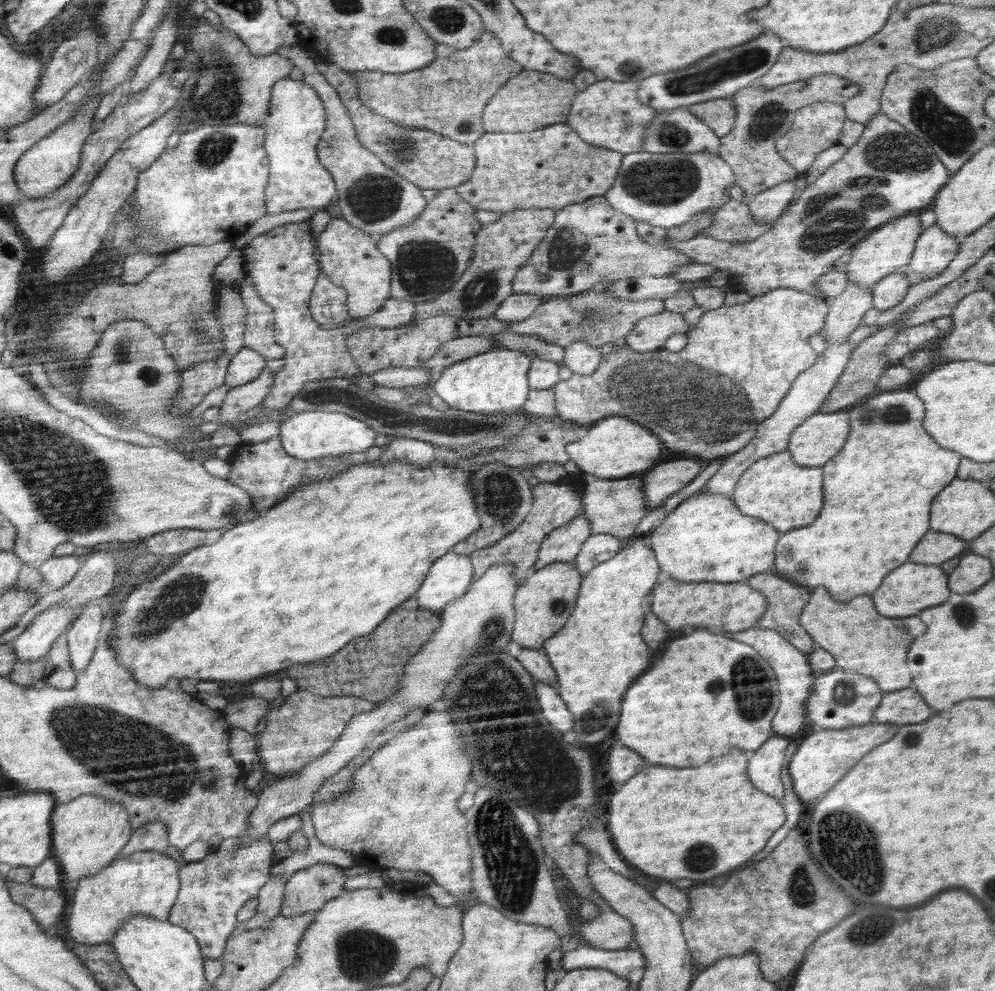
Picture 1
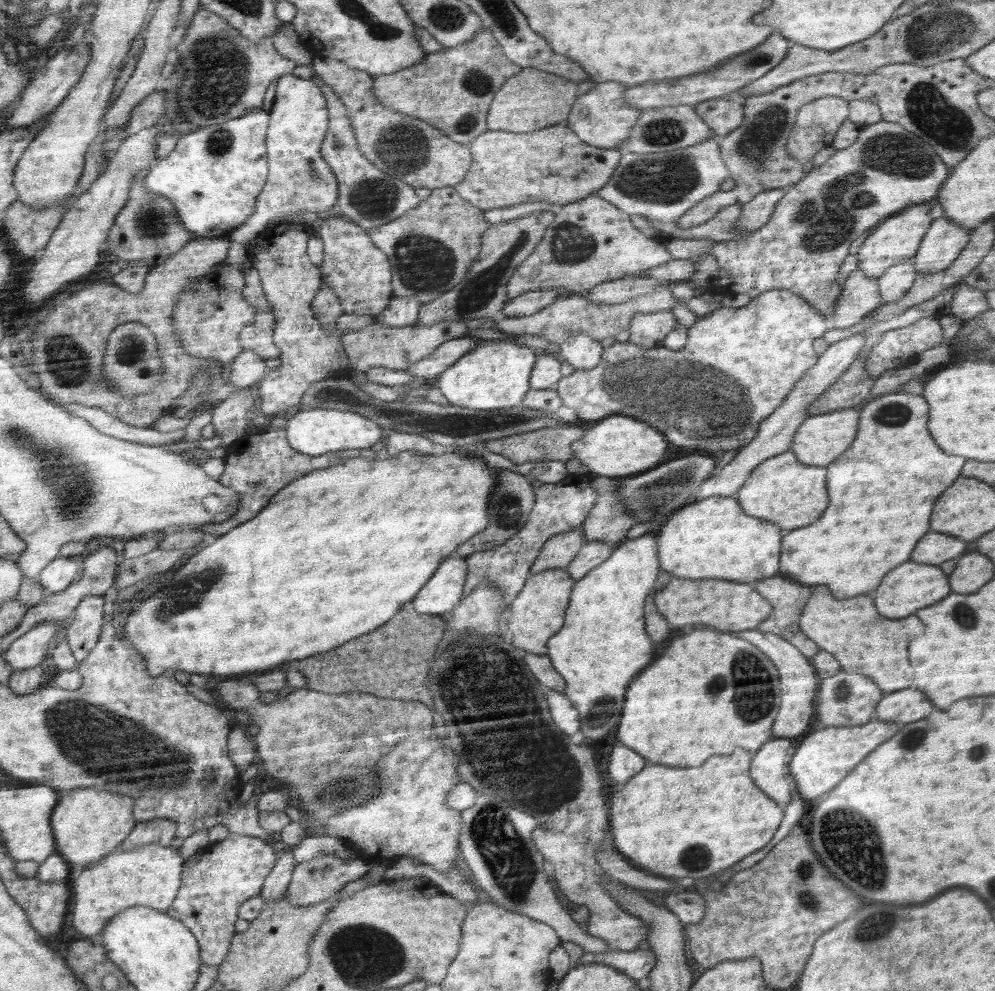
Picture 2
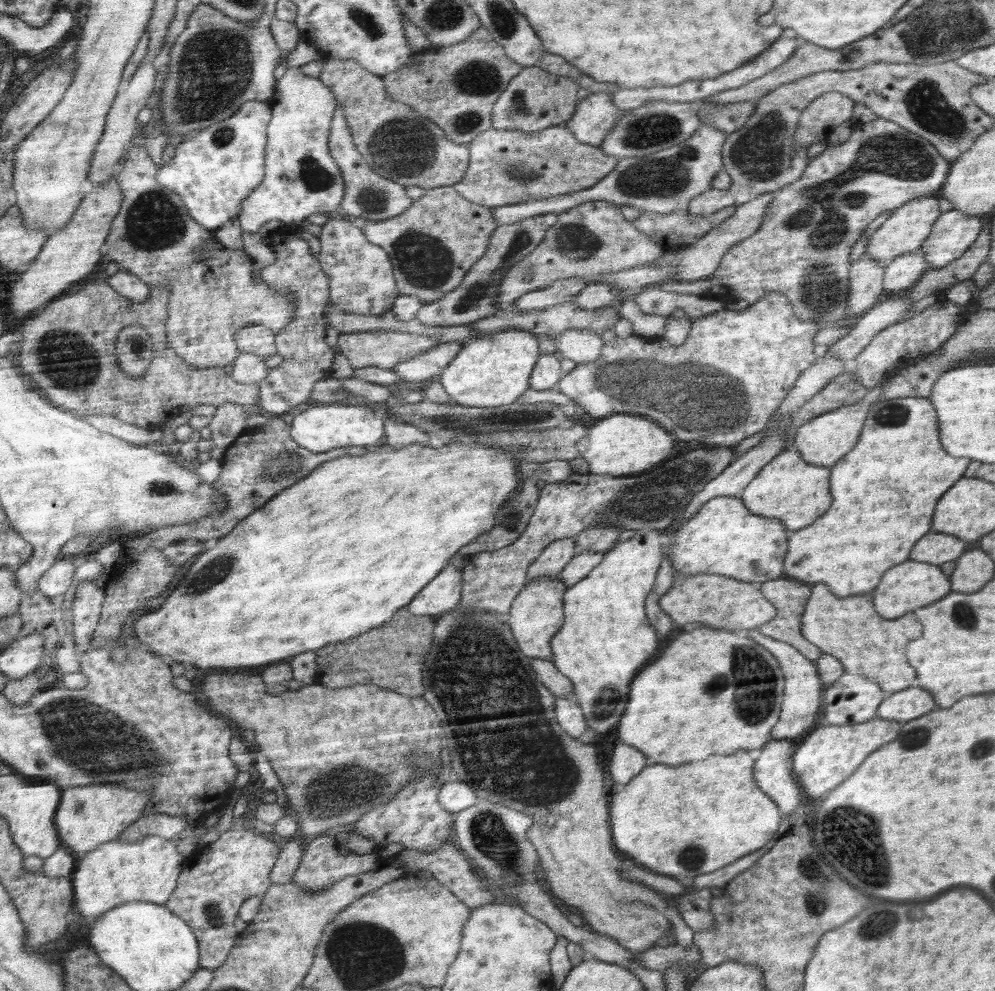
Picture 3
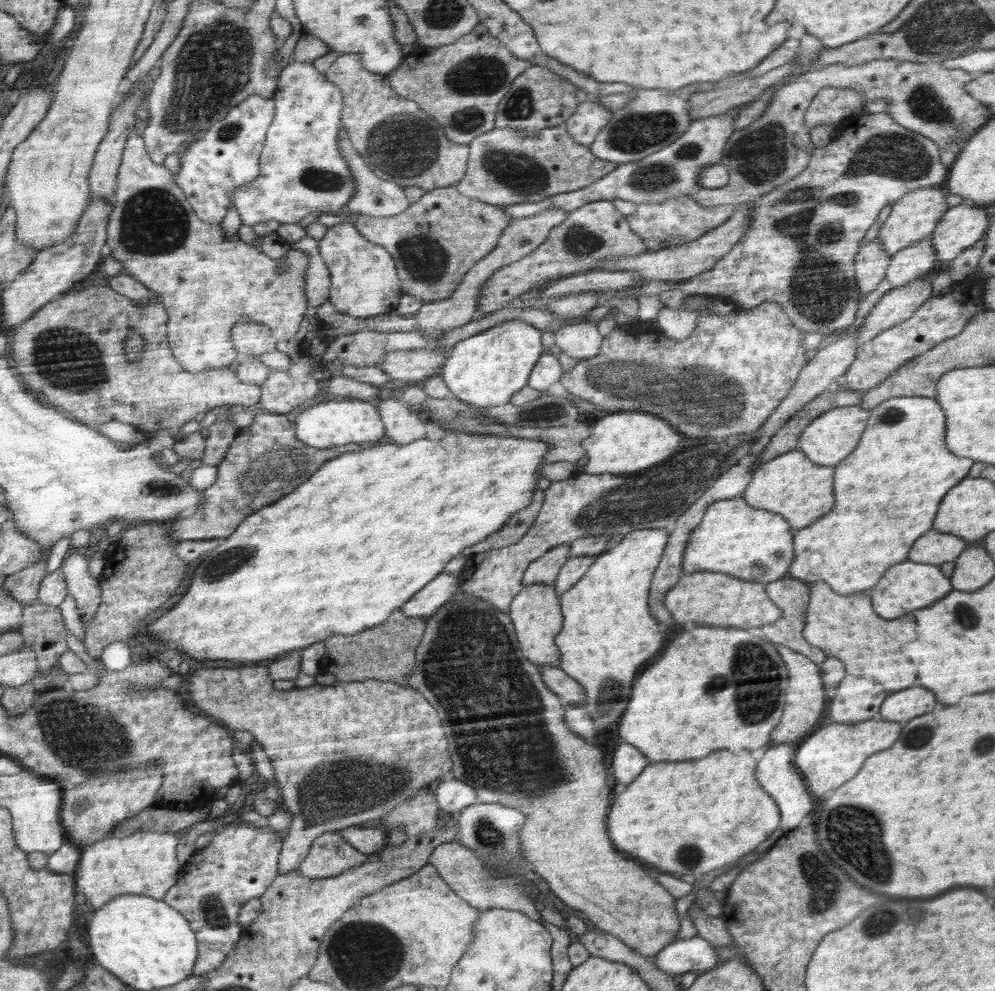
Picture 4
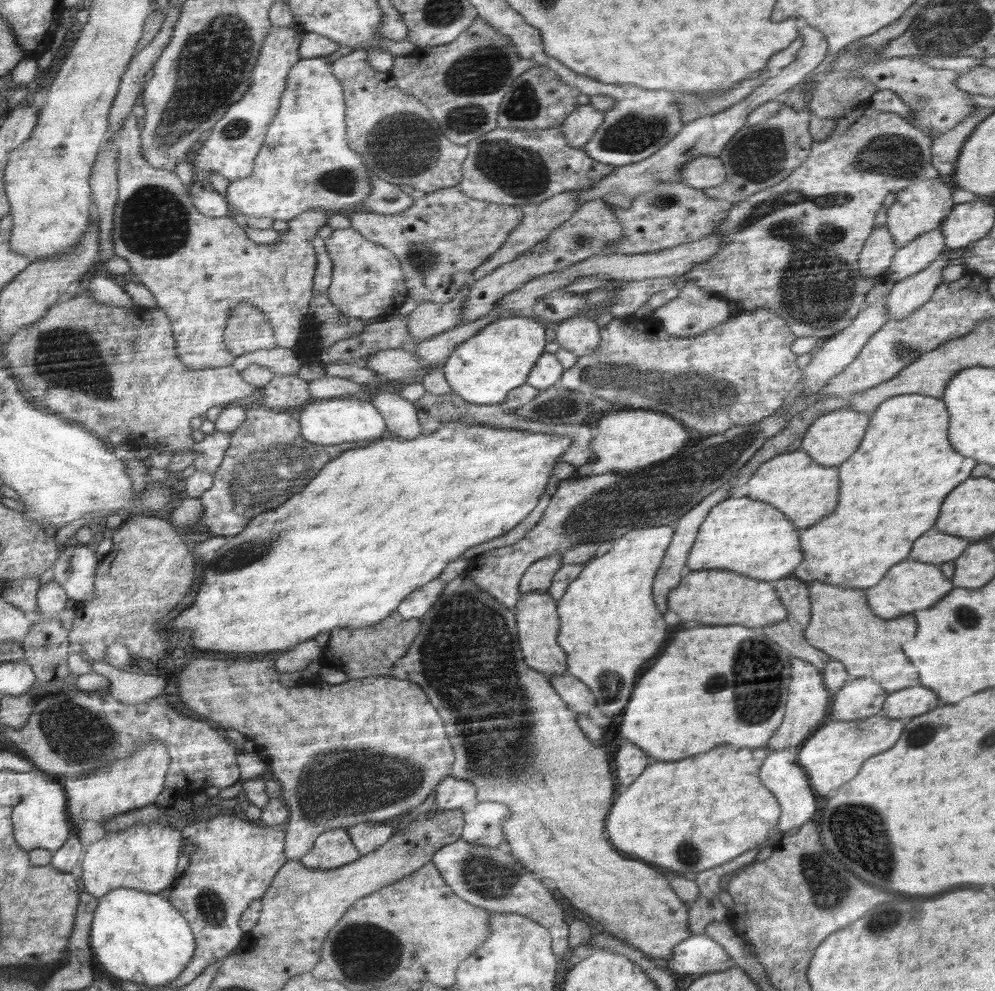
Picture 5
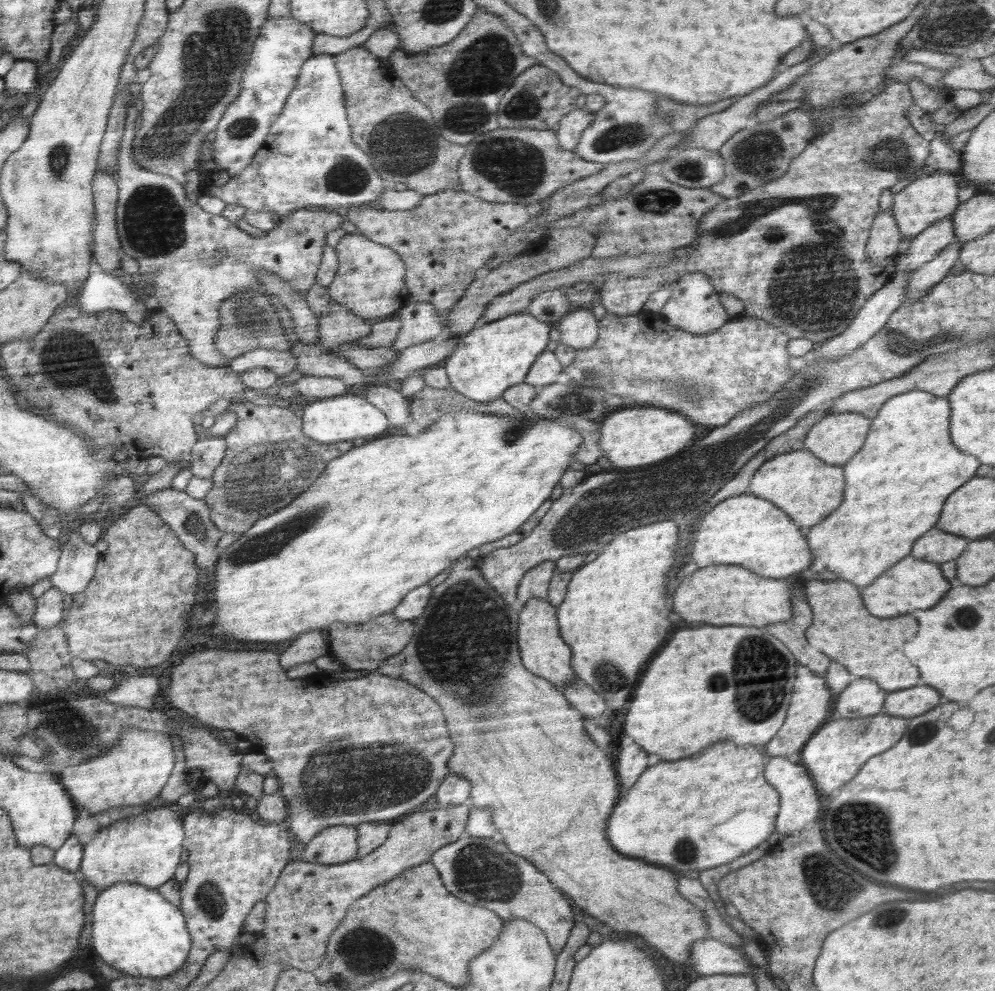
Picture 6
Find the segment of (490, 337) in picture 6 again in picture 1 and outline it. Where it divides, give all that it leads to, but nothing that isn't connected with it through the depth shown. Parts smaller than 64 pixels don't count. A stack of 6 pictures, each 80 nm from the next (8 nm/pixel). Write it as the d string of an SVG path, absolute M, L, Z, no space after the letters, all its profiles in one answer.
M497 347L445 368L431 381L431 385L449 409L488 414L516 413L522 411L531 393L530 381L527 379L530 362L533 360L522 351Z

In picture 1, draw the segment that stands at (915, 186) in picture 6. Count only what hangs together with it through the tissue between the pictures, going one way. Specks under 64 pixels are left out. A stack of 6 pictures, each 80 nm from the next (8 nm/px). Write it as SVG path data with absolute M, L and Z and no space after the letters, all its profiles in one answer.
M911 211L910 213L881 225L874 229L864 240L853 247L852 256L847 263L847 282L855 282L862 288L873 288L873 286L889 274L903 268L911 260L914 252L915 242L922 234L920 227L920 213L922 211Z

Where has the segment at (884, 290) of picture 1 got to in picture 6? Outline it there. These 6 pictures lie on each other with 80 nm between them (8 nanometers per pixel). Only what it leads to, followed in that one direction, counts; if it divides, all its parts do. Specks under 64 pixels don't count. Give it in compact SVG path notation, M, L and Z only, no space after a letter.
M949 214L946 218L931 224L912 239L911 246L906 251L896 254L895 272L907 270L907 268L909 270L920 268L936 258L942 249L954 243L955 228L952 215Z

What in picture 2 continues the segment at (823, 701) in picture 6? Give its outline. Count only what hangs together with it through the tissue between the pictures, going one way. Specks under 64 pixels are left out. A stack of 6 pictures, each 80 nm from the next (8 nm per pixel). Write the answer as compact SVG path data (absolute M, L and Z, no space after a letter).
M759 628L736 632L736 636L744 636L744 640L751 641L765 652L779 672L781 686L781 705L773 722L771 731L773 738L794 738L807 730L808 722L815 712L815 696L818 692L820 678L810 658L805 657L793 644L774 633L762 632Z

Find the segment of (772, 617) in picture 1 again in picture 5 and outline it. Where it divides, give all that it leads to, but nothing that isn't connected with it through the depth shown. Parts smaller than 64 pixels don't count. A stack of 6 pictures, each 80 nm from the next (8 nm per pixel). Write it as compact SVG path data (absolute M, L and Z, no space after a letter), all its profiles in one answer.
M782 578L774 584L774 590L776 591L778 600L786 607L787 615L783 621L778 621L761 629L764 633L767 633L768 638L771 638L776 644L779 644L782 648L785 648L792 657L796 657L814 664L819 672L822 672L826 662L832 658L828 654L824 654L822 650L816 650L812 648L811 644L805 639L804 631L809 625L811 619L811 600L808 592L808 583L798 578Z

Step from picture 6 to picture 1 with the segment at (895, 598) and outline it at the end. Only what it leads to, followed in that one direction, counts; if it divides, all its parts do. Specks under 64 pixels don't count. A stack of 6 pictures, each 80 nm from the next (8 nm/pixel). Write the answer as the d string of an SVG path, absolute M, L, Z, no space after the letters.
M906 562L900 568L892 570L884 582L880 584L880 588L872 594L876 610L882 616L888 618L898 618L898 616L914 616L930 606L938 606L942 602L946 602L950 596L948 584L946 584L946 574L938 568L938 566L928 566L928 564L914 564L914 562Z

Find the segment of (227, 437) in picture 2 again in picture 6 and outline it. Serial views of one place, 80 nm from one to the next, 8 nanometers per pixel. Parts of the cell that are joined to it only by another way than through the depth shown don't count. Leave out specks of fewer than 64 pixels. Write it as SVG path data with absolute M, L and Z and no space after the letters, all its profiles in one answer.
M210 436L201 438L192 451L191 467L193 476L211 478L227 451L227 441L224 437Z

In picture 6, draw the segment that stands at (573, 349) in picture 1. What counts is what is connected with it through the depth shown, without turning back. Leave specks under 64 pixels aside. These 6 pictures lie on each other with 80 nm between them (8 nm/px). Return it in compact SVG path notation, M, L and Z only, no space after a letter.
M574 308L557 322L557 329L562 333L558 342L576 350L590 348L599 338L598 322L590 310Z

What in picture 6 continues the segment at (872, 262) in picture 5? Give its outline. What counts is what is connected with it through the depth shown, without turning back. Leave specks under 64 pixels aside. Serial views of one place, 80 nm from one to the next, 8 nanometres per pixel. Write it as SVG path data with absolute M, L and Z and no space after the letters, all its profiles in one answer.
M891 208L880 210L873 220L866 243L866 254L871 262L882 262L899 253L902 235L898 230Z

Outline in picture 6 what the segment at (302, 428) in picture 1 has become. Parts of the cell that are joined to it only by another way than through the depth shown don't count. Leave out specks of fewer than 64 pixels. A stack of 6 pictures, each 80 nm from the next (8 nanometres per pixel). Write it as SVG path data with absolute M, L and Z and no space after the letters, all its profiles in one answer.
M347 393L344 395L311 400L306 404L303 415L304 434L318 442L340 442L340 440L352 440L352 438L368 438L378 436L388 428L388 416L383 410L376 408L365 398Z

